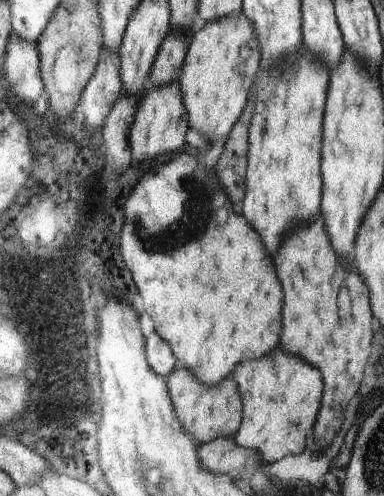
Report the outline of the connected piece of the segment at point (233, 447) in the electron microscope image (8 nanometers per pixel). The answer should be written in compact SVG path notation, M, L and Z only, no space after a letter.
M230 436L216 438L198 446L200 463L206 470L216 474L228 474L230 478L244 476L244 460L250 454L248 450L240 448Z

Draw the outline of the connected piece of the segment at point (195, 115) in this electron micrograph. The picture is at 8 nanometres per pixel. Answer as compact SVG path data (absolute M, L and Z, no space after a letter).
M243 13L206 23L201 30L191 33L179 88L192 128L206 136L212 145L227 141L243 116L248 92L258 72L258 60L258 38Z

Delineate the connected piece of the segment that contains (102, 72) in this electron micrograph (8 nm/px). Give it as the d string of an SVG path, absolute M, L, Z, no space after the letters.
M103 47L96 70L82 91L82 112L87 128L100 128L104 124L106 114L122 92L119 50Z

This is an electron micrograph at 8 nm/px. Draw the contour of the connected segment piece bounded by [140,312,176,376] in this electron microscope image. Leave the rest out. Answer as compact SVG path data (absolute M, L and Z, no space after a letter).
M146 312L140 314L140 326L144 326L144 338L148 338L148 364L152 366L152 370L156 370L156 374L168 376L176 364L176 358L174 358L168 342L164 342L156 334L156 330L152 326L152 318Z

